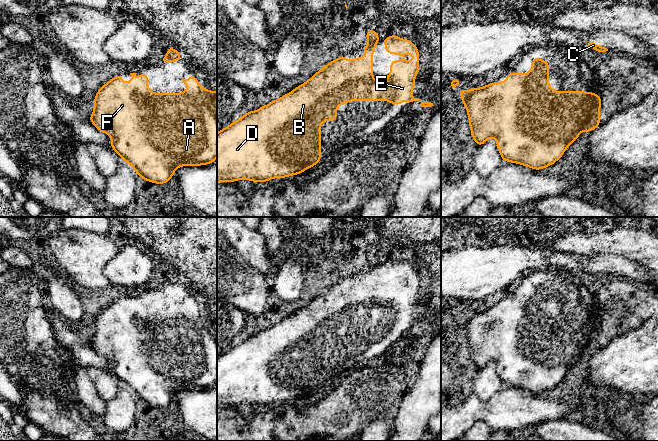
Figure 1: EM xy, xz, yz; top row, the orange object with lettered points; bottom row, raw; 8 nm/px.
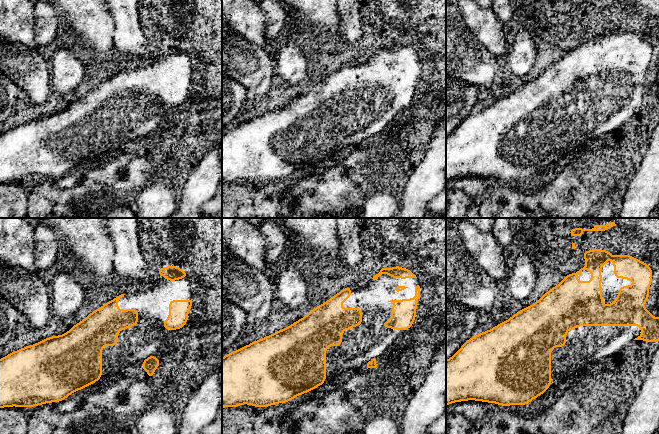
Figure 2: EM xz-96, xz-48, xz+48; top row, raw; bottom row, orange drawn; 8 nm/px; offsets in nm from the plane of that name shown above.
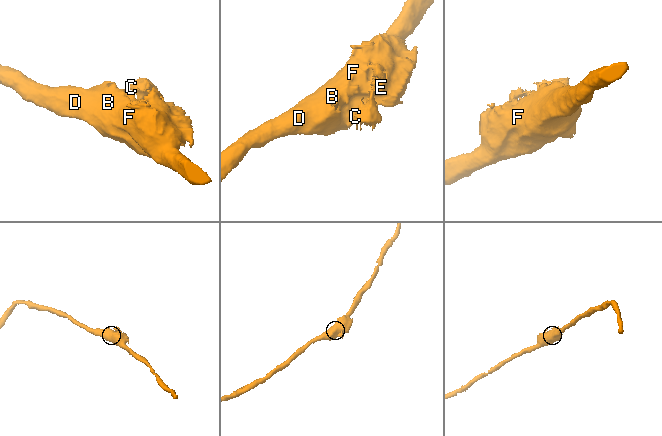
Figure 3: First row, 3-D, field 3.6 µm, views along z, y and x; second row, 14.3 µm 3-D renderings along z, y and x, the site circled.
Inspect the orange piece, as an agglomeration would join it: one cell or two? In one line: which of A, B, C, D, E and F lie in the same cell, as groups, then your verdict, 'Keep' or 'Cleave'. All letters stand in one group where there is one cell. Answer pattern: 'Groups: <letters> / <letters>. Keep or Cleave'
Groups: A B C D E F. Keep

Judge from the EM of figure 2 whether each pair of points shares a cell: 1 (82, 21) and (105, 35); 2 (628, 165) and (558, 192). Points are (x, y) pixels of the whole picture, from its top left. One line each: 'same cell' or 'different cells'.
1: same cell
2: same cell

